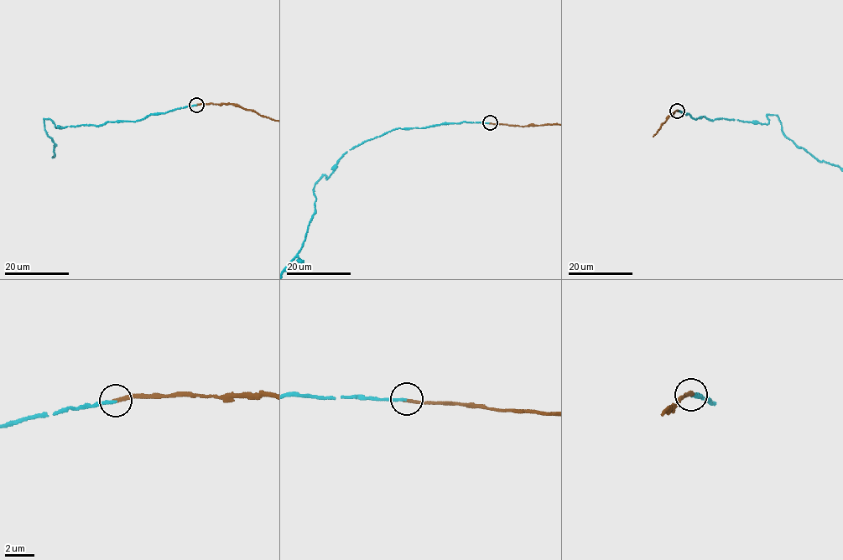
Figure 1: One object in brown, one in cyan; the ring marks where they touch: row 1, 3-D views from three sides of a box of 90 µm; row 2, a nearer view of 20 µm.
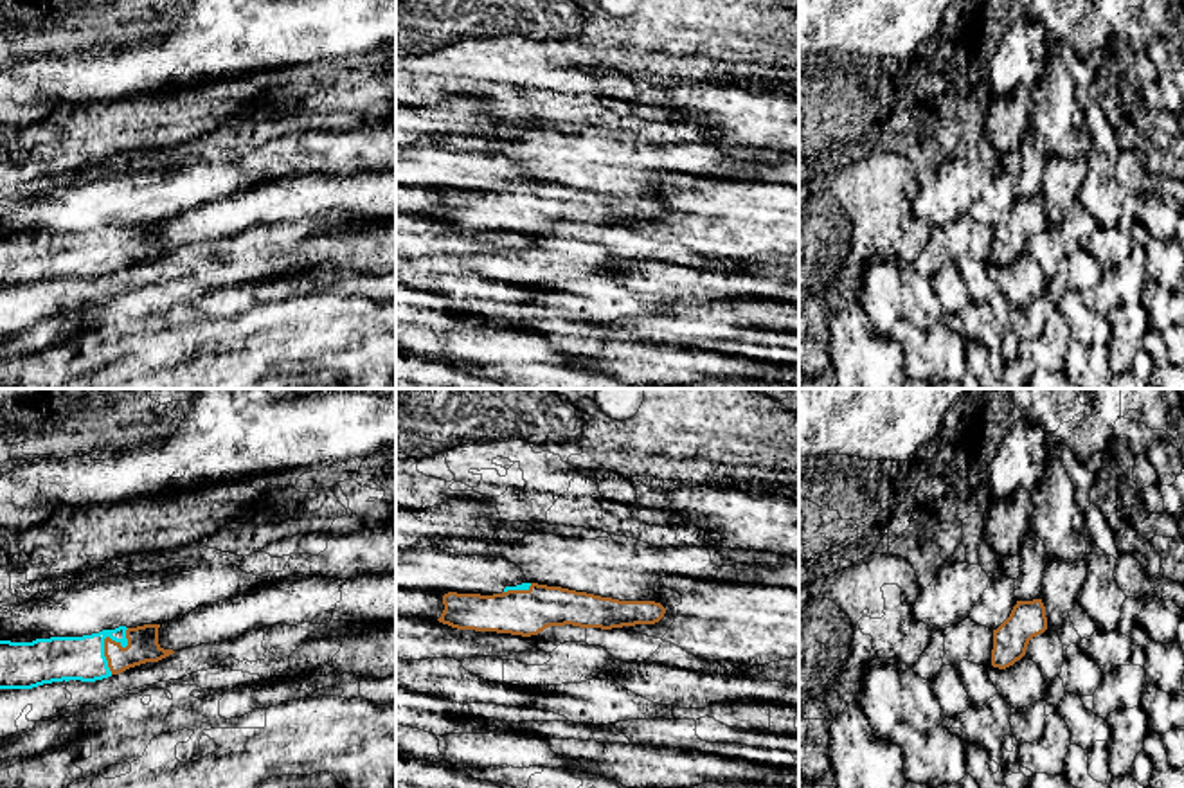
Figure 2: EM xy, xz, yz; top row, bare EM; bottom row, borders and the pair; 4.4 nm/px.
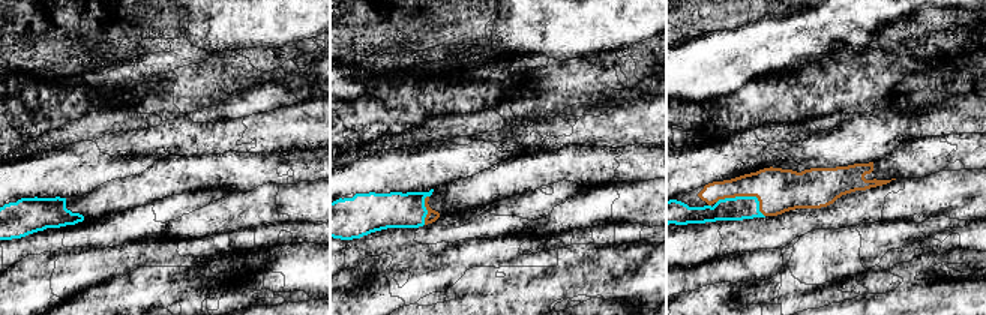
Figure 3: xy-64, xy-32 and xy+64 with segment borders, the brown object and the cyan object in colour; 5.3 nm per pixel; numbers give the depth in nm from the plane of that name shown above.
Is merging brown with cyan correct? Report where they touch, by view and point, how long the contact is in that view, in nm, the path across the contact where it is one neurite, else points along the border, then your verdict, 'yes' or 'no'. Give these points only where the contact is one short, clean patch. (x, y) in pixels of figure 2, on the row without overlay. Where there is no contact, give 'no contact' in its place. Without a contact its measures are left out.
meets brown in xy at (107, 234); contact 220 nm long; runs through xy (143, 243), (116, 243), (107, 234), (85, 256), (56, 256); yes

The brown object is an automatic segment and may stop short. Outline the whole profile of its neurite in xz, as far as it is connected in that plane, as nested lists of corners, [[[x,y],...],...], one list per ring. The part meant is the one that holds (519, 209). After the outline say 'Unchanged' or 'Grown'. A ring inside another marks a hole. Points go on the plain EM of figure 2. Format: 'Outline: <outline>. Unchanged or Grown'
Outline: [[[538,180],[506,184],[493,193],[448,189],[443,201],[437,216],[443,221],[522,234],[565,221],[601,227],[655,221],[666,210],[655,198],[619,198]]]. Grown

